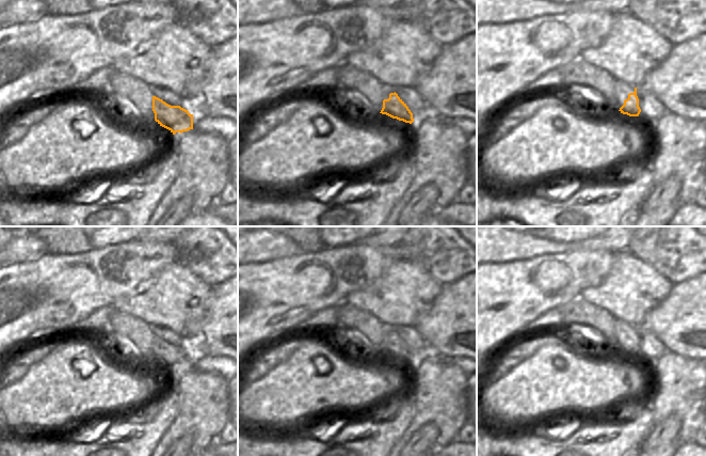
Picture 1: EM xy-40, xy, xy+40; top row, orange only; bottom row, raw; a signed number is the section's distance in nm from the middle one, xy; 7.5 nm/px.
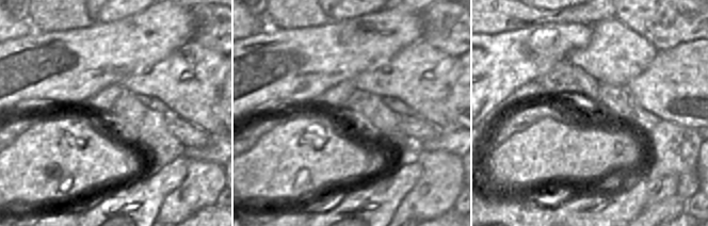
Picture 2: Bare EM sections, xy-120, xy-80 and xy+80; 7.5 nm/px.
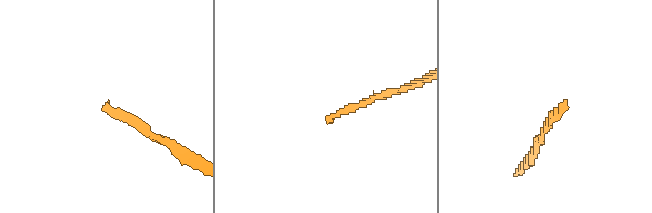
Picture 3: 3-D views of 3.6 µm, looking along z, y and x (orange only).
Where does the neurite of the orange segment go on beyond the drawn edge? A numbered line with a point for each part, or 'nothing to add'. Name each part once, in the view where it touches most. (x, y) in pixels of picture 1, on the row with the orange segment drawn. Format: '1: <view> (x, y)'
1: xy+40 (622, 90)

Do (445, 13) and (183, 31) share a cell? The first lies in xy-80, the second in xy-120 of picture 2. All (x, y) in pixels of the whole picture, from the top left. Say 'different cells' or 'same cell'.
different cells

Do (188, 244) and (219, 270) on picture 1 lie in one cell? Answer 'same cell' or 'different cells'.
same cell

